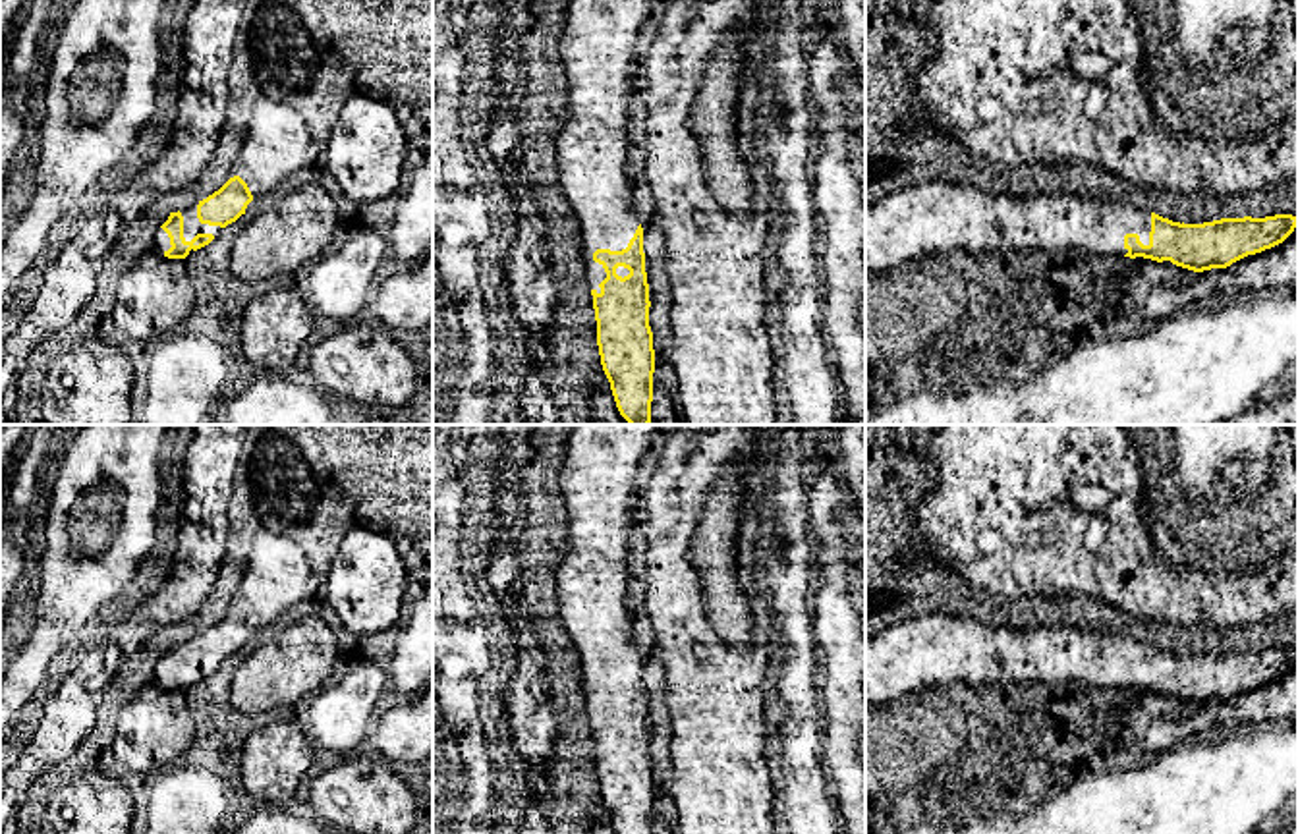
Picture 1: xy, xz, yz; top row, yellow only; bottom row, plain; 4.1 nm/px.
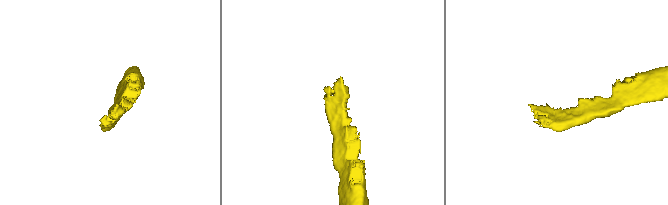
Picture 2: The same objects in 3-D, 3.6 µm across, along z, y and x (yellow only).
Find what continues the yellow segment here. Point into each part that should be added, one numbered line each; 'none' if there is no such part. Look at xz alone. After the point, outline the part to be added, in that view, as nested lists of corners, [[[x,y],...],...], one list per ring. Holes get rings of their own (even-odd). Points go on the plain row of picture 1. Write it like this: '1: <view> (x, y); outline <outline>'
1: xz (599, 462); outline [[[574,425],[568,436],[562,469],[558,477],[558,485],[568,508],[568,537],[566,537],[566,554],[562,562],[556,568],[556,579],[558,579],[558,604],[560,604],[560,618],[564,622],[566,631],[570,633],[578,654],[579,664],[583,670],[583,691],[587,695],[587,714],[589,720],[601,726],[599,716],[607,710],[607,705],[603,697],[593,693],[593,685],[597,681],[610,681],[610,683],[622,683],[628,680],[630,672],[634,670],[637,658],[641,656],[637,647],[632,643],[632,614],[628,610],[628,533],[632,527],[632,479],[635,475],[635,469],[639,461],[647,456],[647,450],[651,448],[651,440],[659,432],[659,425]]]

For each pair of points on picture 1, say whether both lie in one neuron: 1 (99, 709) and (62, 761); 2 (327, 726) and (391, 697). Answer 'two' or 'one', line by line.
1: one
2: one

